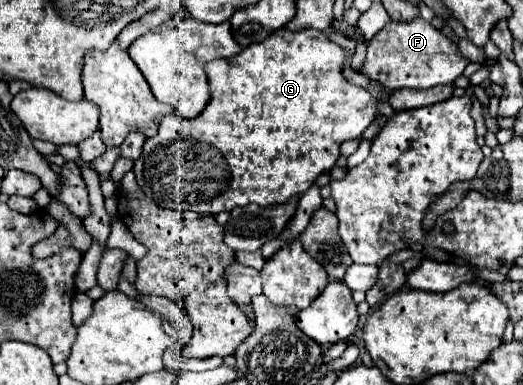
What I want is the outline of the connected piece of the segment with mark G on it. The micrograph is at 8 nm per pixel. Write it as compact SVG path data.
M278 31L278 33L272 33L270 37L266 37L262 43L248 45L242 53L238 53L234 57L210 61L206 65L206 75L208 75L208 83L210 83L210 91L212 91L208 105L194 119L180 119L176 113L166 115L162 119L158 135L152 139L146 139L142 155L138 157L138 161L134 161L134 173L136 173L138 185L160 207L178 209L178 211L188 209L188 211L196 211L196 213L208 213L208 215L216 215L220 211L232 211L234 207L246 207L250 203L264 205L264 207L274 205L274 203L286 203L292 195L308 191L314 185L314 181L318 179L318 175L330 171L336 165L336 161L340 157L340 145L350 139L360 139L362 131L374 121L374 115L380 111L380 105L382 105L372 93L346 81L346 77L342 75L342 63L344 63L344 49L340 45L332 43L328 37L324 37L324 35L316 37L316 33L310 33L310 31L298 31L298 33Z

